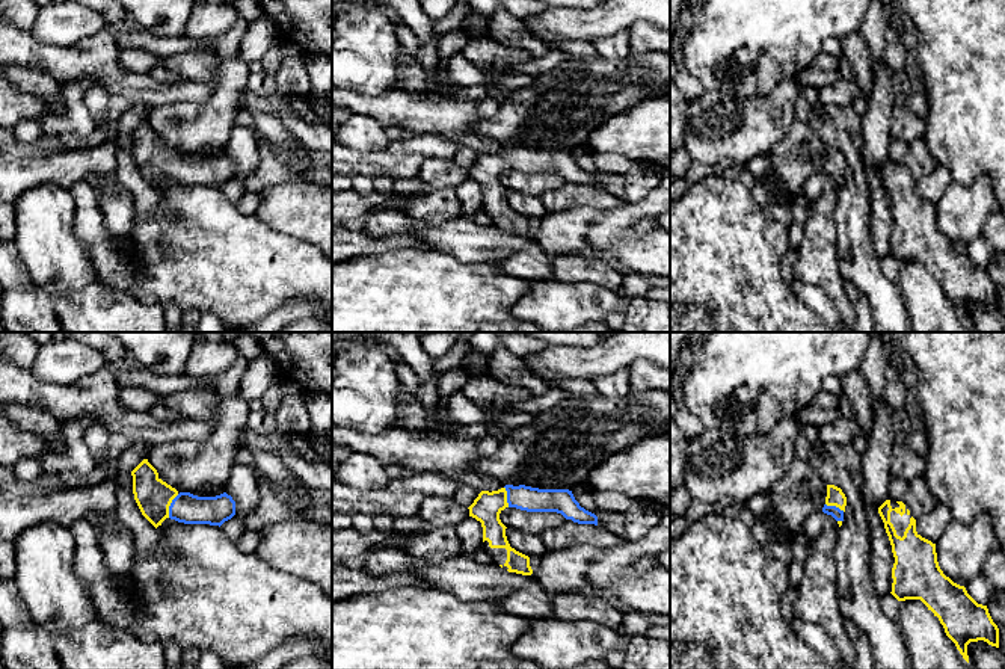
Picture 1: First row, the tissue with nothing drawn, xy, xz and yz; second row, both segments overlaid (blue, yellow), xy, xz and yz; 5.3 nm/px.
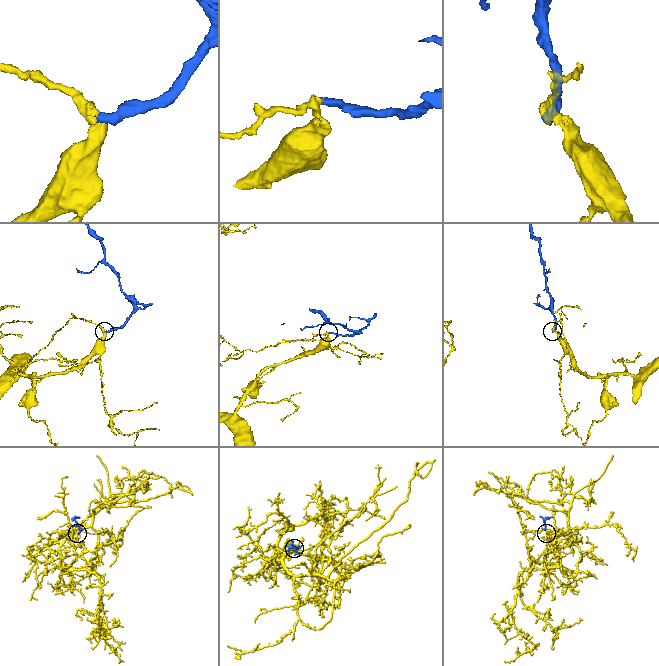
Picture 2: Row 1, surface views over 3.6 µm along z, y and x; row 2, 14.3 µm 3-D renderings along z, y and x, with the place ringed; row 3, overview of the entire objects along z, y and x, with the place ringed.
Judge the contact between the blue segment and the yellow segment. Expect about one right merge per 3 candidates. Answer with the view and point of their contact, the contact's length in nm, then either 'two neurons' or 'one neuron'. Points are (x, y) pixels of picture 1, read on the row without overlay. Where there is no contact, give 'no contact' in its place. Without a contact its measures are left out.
meets blue in xy at (169, 168); contact 140 nm long; one neuron

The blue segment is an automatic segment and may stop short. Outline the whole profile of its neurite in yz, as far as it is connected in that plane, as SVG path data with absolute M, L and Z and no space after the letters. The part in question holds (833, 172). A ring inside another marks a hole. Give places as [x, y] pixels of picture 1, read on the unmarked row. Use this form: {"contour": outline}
{"contour": "M827 146L827 159L822 174L831 177L838 183L839 189L844 183L845 168L847 159L842 151L834 146Z"}

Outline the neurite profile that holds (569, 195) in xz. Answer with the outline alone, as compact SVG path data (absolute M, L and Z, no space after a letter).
M566 181L563 186L543 192L540 201L546 211L572 210L576 205L590 205L598 210L608 210L620 205L622 201L601 187L578 186Z

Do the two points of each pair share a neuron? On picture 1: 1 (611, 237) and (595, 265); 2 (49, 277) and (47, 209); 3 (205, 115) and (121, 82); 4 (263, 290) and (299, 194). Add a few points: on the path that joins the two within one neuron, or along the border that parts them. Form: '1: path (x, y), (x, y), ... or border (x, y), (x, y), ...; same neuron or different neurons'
1: border (598, 254), (562, 255); different neurons
2: path (49, 260), (47, 225); same neuron
3: border (210, 94), (201, 103), (168, 103), (151, 109); different neurons
4: border (255, 215), (272, 228), (290, 233), (316, 246); different neurons

